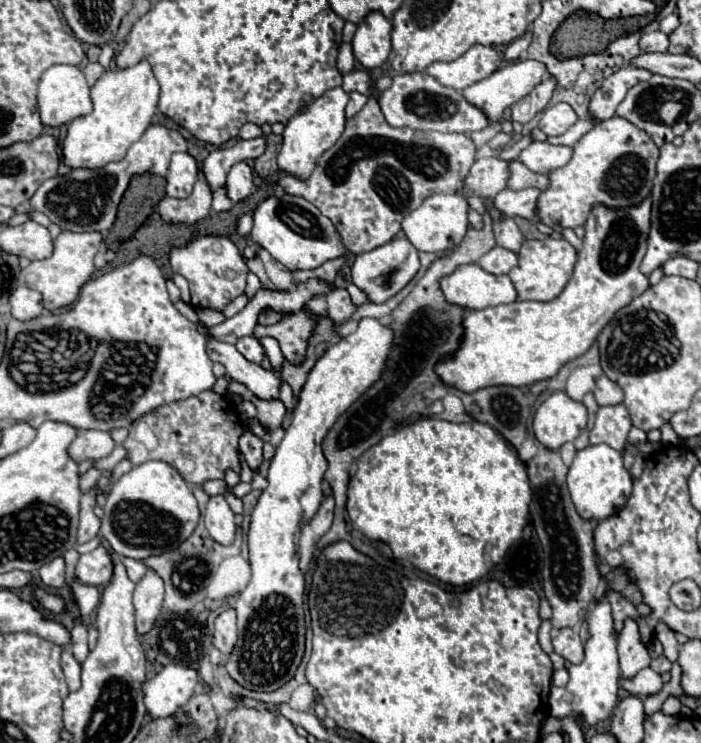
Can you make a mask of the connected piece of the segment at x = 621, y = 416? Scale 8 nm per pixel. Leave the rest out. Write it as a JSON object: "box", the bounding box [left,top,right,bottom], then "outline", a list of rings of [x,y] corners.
{"box":[590,403,632,451],"outline":[[[624,403],[600,407],[594,427],[590,431],[590,443],[592,445],[606,443],[612,449],[622,451],[626,447],[630,429],[632,429],[632,421]]]}

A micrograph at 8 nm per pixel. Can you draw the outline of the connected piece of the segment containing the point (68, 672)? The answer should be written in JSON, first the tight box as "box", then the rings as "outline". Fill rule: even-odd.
{"box":[60,649,80,691],"outline":[[[64,649],[64,651],[62,651],[60,665],[62,665],[64,677],[66,677],[68,689],[70,689],[70,691],[76,691],[76,689],[80,687],[80,665],[74,661],[74,657],[72,657],[70,649]]]}

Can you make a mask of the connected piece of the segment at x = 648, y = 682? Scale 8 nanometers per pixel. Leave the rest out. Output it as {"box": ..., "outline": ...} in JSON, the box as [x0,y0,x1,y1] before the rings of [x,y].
{"box":[620,669,662,697],"outline":[[[642,669],[638,671],[634,677],[626,679],[626,677],[620,677],[620,687],[626,689],[628,693],[632,695],[638,695],[638,697],[648,697],[652,693],[658,693],[660,687],[662,687],[662,679],[658,673],[654,673],[652,669]]]}

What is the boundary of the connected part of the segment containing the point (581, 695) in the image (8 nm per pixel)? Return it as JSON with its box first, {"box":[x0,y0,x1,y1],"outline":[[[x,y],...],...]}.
{"box":[550,601,620,725],"outline":[[[594,601],[590,609],[586,611],[586,623],[588,623],[588,641],[586,641],[586,655],[584,661],[578,665],[570,665],[570,681],[566,687],[552,687],[550,691],[550,715],[562,717],[570,715],[576,719],[582,719],[590,725],[596,725],[598,721],[604,721],[610,717],[612,709],[618,703],[618,677],[620,677],[620,665],[616,655],[616,633],[614,633],[614,621],[612,621],[612,609],[606,601]]]}

